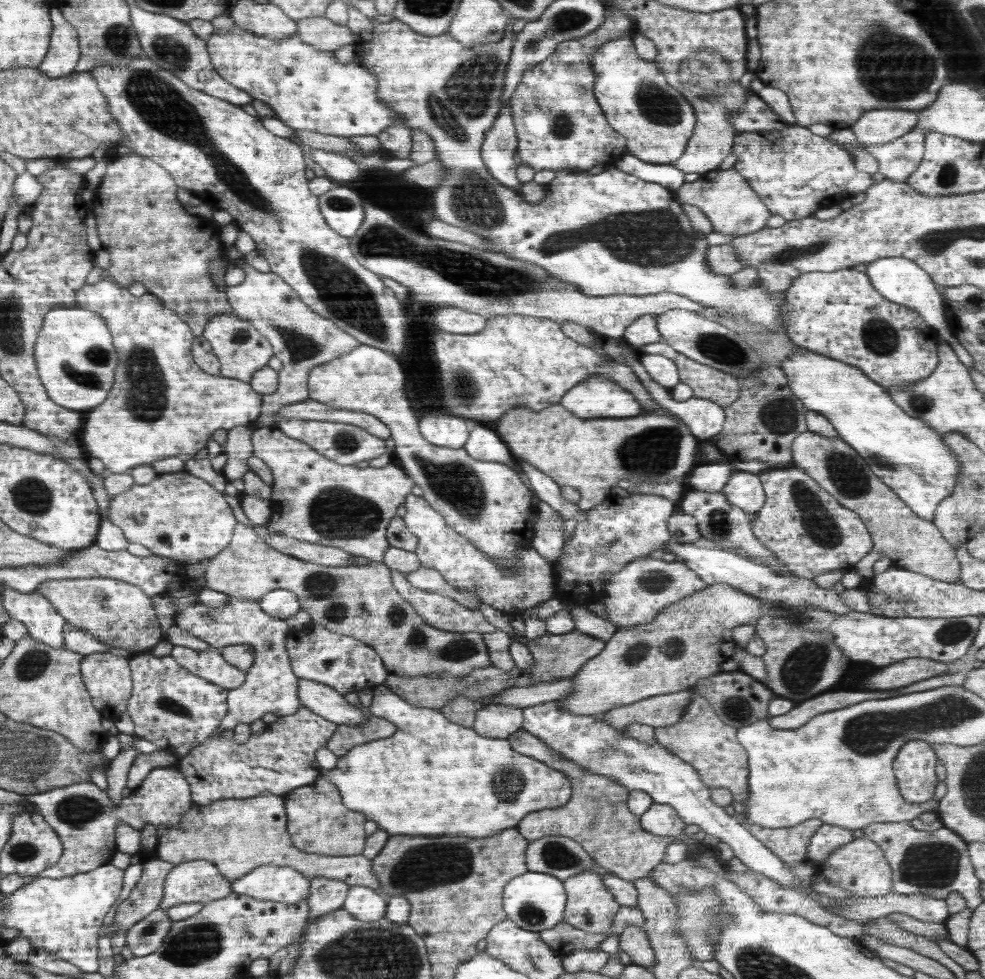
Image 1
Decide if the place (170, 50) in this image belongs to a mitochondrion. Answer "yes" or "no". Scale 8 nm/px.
yes

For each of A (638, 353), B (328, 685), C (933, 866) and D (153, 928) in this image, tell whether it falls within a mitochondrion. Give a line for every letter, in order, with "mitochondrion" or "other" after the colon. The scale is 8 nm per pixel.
A: other
B: other
C: mitochondrion
D: mitochondrion

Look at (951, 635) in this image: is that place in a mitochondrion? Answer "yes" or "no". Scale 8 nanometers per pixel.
yes

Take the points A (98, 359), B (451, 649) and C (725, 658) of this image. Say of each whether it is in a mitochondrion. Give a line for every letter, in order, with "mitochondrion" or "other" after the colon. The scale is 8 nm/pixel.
A: mitochondrion
B: mitochondrion
C: other

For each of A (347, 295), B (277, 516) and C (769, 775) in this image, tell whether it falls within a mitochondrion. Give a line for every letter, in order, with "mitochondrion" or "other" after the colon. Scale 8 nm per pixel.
A: mitochondrion
B: other
C: other

